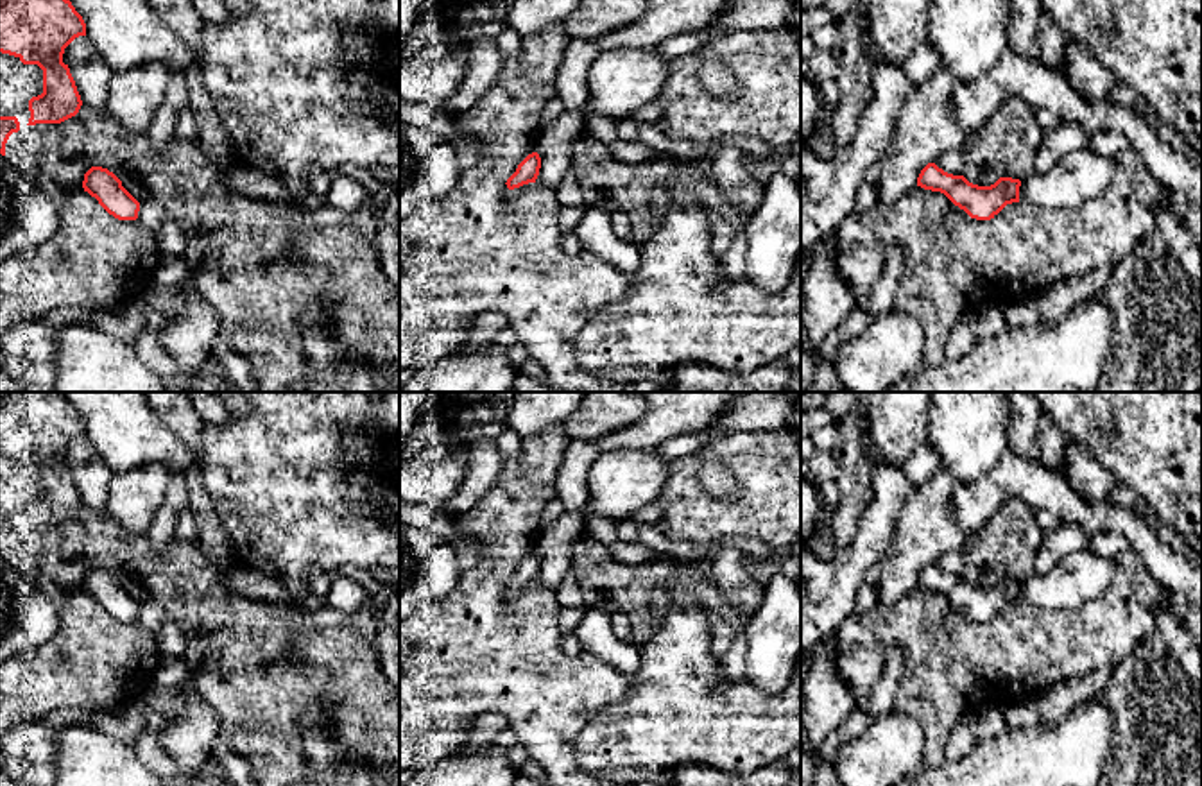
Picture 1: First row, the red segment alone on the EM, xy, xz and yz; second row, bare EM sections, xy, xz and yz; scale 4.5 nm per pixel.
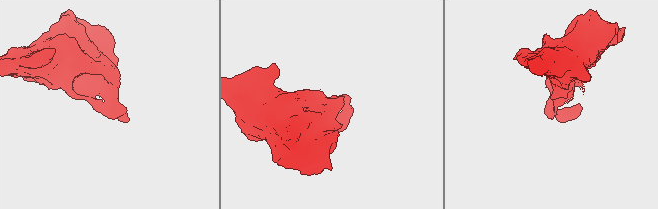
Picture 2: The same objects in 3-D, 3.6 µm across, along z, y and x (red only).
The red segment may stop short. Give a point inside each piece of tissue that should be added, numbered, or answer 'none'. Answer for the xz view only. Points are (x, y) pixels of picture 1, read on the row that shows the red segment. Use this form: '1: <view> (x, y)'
none

